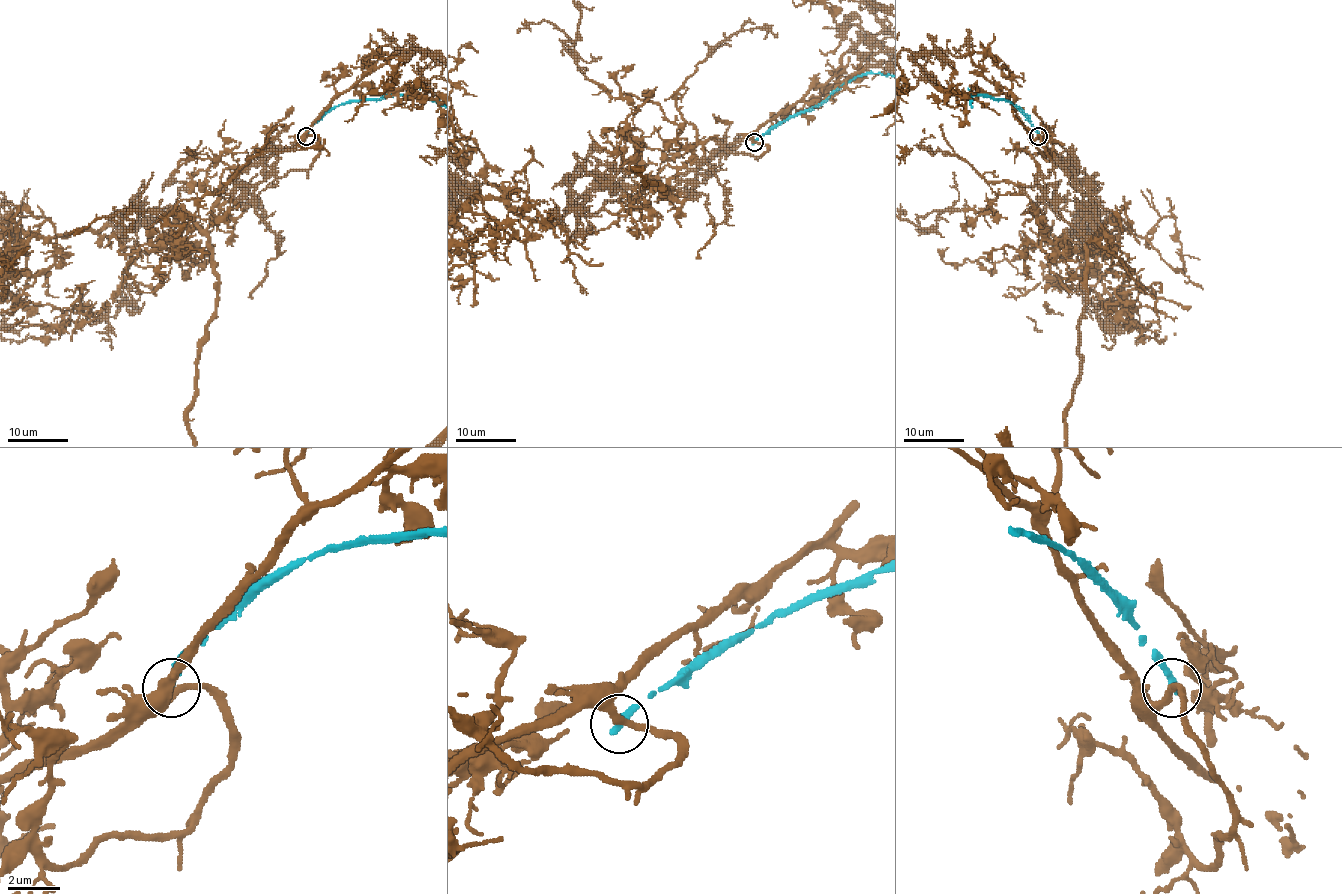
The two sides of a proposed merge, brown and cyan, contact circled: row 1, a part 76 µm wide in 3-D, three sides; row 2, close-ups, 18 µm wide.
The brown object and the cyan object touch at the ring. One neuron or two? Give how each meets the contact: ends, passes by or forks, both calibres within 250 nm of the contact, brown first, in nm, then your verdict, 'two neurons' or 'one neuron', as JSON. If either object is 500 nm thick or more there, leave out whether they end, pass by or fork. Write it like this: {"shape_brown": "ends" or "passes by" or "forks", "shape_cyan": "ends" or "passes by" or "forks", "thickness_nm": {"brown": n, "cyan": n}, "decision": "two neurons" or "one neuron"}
{"shape_brown": "passes by", "shape_cyan": "ends", "thickness_nm": {"brown": 260, "cyan": 320}, "decision": "two neurons"}

